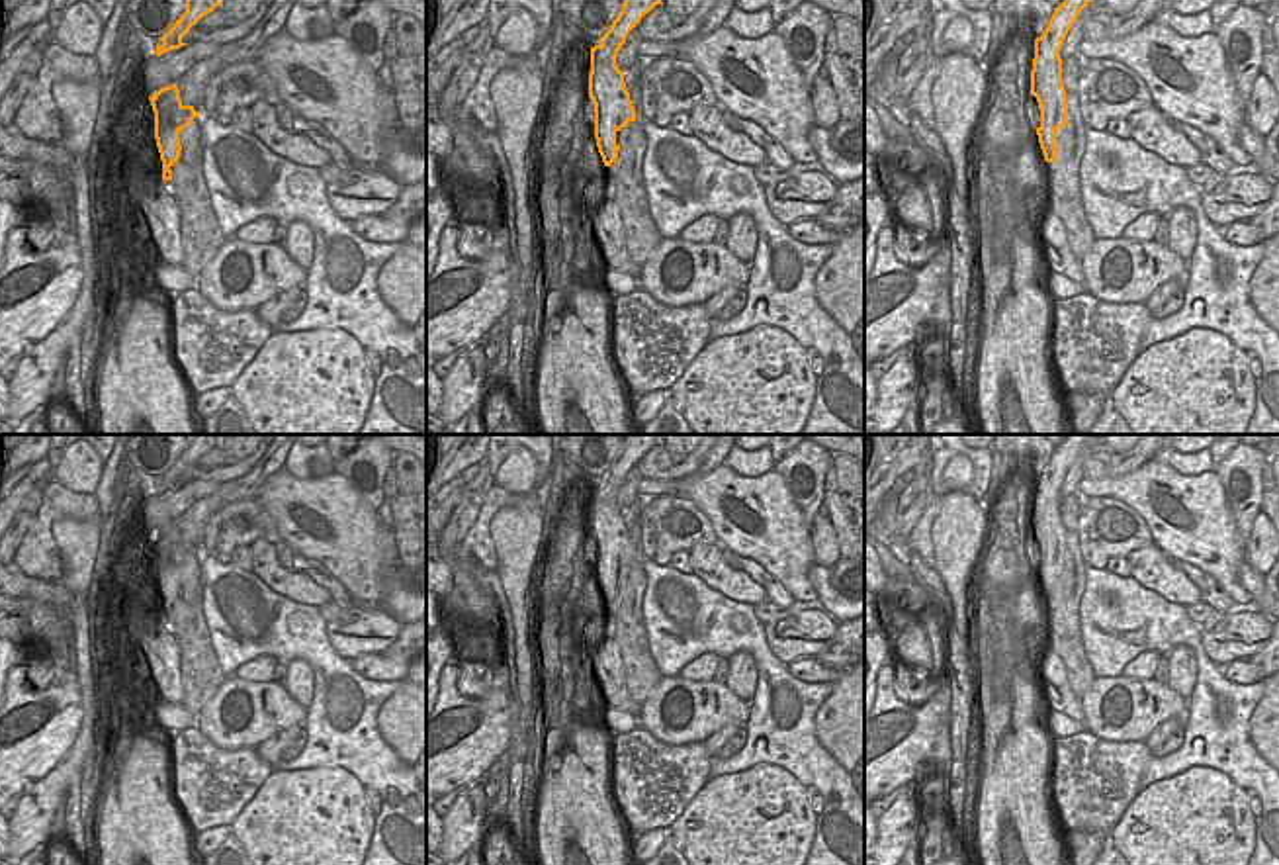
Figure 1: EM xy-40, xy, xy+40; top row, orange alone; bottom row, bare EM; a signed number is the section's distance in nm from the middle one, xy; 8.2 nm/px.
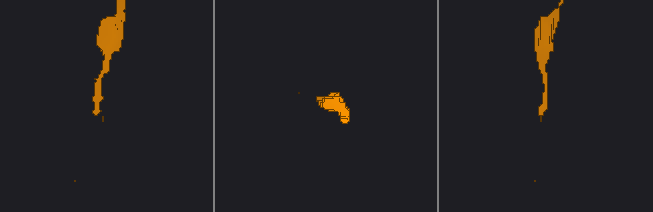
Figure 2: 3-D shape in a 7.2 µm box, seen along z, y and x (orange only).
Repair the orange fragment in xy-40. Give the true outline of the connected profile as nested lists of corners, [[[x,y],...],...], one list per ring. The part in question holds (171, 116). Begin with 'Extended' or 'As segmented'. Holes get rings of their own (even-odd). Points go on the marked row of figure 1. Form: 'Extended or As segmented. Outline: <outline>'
Extended. Outline: [[[174,84],[160,88],[156,94],[149,96],[154,112],[154,139],[162,160],[162,180],[176,200],[186,196],[188,172],[172,172],[170,168],[178,162],[182,145],[178,133],[199,117],[194,106],[184,106],[180,100],[180,90]]]

